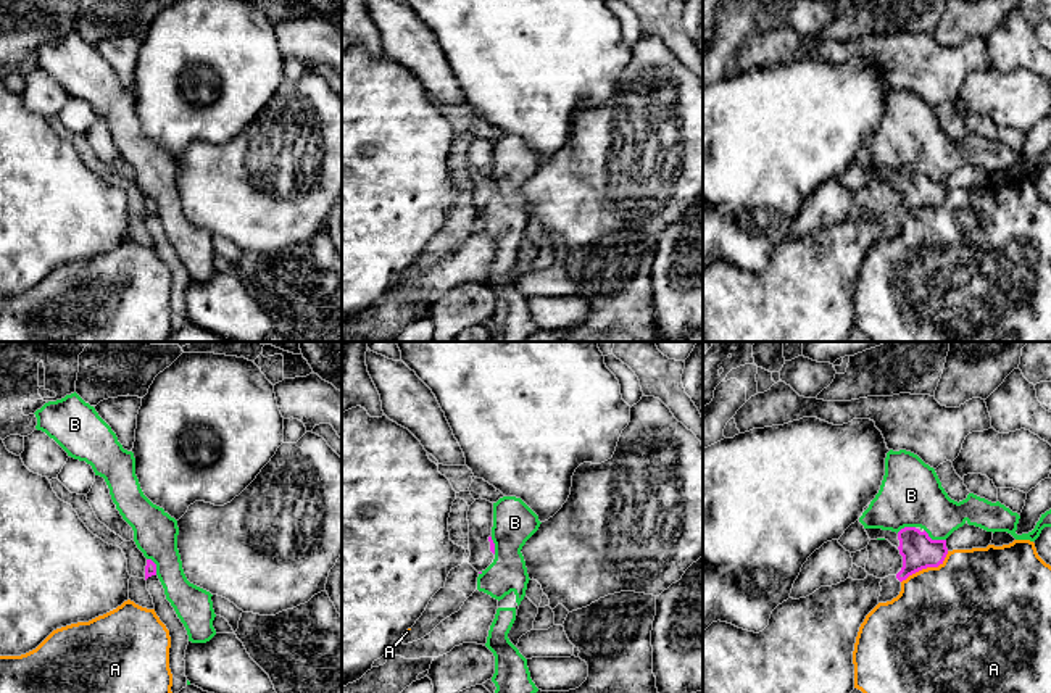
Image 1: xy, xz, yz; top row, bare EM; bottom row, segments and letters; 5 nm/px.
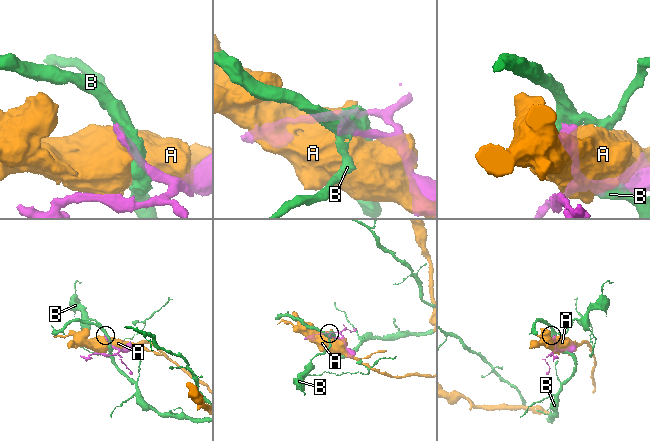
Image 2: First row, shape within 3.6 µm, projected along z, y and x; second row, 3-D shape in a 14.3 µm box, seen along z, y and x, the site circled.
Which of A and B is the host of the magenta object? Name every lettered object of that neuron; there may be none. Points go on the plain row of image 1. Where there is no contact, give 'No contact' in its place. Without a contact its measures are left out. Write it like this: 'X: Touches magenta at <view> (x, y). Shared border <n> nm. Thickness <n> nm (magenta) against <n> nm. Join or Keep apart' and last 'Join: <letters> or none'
A: Touches magenta at yz (926, 207). Shared border 280 nm. Thickness 180 nm (magenta) against 480 nm. Keep apart
B: Touches magenta at yz (934, 179). Shared border 130 nm. Thickness 180 nm (magenta) against 300 nm. Keep apart
Join: none

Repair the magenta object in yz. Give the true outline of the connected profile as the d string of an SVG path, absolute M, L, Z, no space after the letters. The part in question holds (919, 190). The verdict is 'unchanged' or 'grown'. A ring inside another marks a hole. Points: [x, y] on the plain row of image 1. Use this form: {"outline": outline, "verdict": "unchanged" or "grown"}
{"outline": "M904 166L898 172L882 168L866 168L870 179L885 177L899 189L903 206L896 213L899 221L909 214L943 203L948 187L946 179L932 179L920 166Z", "verdict": "grown"}

